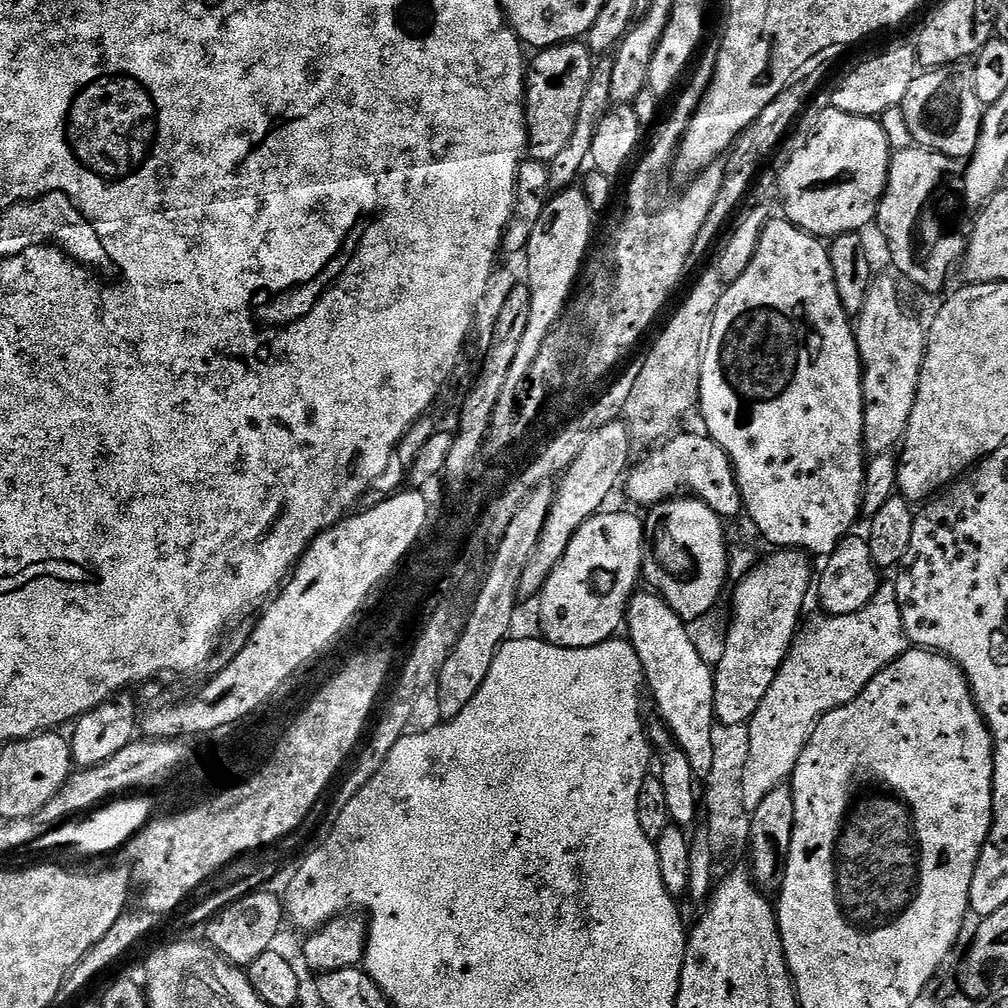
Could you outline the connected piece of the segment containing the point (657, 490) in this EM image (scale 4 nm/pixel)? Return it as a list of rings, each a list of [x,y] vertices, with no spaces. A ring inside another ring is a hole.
[[[681,432],[673,434],[663,442],[657,443],[655,447],[641,455],[645,456],[640,461],[637,459],[631,465],[626,476],[629,498],[634,503],[641,504],[641,509],[647,510],[654,504],[679,497],[682,490],[687,490],[697,500],[706,502],[706,506],[710,506],[710,510],[717,512],[721,518],[741,515],[740,487],[726,450],[722,450],[722,446],[714,443],[712,437],[707,434],[701,436],[696,432],[684,432],[681,436],[680,434]]]

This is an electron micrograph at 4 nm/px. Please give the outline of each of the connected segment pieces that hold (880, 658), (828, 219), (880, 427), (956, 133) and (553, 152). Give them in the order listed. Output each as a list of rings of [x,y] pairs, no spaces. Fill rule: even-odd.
[[[881,583],[880,588],[854,614],[842,614],[841,616],[825,615],[824,620],[817,622],[813,628],[805,627],[792,642],[792,649],[788,657],[782,662],[782,666],[776,672],[774,686],[766,690],[766,698],[758,706],[758,710],[748,721],[750,738],[750,750],[748,761],[742,775],[743,805],[748,814],[754,813],[764,800],[766,795],[791,777],[792,771],[796,768],[798,758],[810,738],[816,721],[830,710],[846,706],[862,694],[865,686],[883,670],[890,662],[894,662],[901,654],[907,652],[910,641],[906,630],[902,626],[902,610],[898,606],[898,594],[895,583]]]
[[[830,107],[812,128],[812,137],[793,154],[780,172],[780,196],[784,199],[783,215],[811,236],[831,238],[847,232],[860,232],[875,221],[888,181],[888,167],[894,153],[881,121],[871,116],[846,114]]]
[[[877,275],[866,294],[866,306],[862,306],[860,315],[855,317],[854,331],[864,373],[864,451],[891,453],[903,441],[914,410],[924,361],[926,328],[904,305],[899,286],[888,276]]]
[[[959,60],[941,68],[929,68],[921,71],[914,78],[914,82],[910,82],[910,90],[906,90],[906,98],[902,107],[905,112],[906,124],[919,147],[928,148],[961,162],[967,161],[974,154],[986,111],[985,104],[978,102],[978,93],[974,91],[974,63]]]
[[[580,40],[541,49],[533,56],[525,71],[526,152],[529,159],[549,164],[567,148],[572,139],[595,61],[587,43]]]

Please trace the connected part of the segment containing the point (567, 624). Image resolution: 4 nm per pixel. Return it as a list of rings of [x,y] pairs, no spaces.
[[[601,510],[591,516],[570,538],[566,554],[554,566],[550,578],[546,578],[544,588],[539,594],[540,632],[554,646],[563,648],[589,648],[613,639],[621,631],[628,614],[628,599],[637,591],[642,580],[644,566],[644,522],[632,512],[608,512]]]

